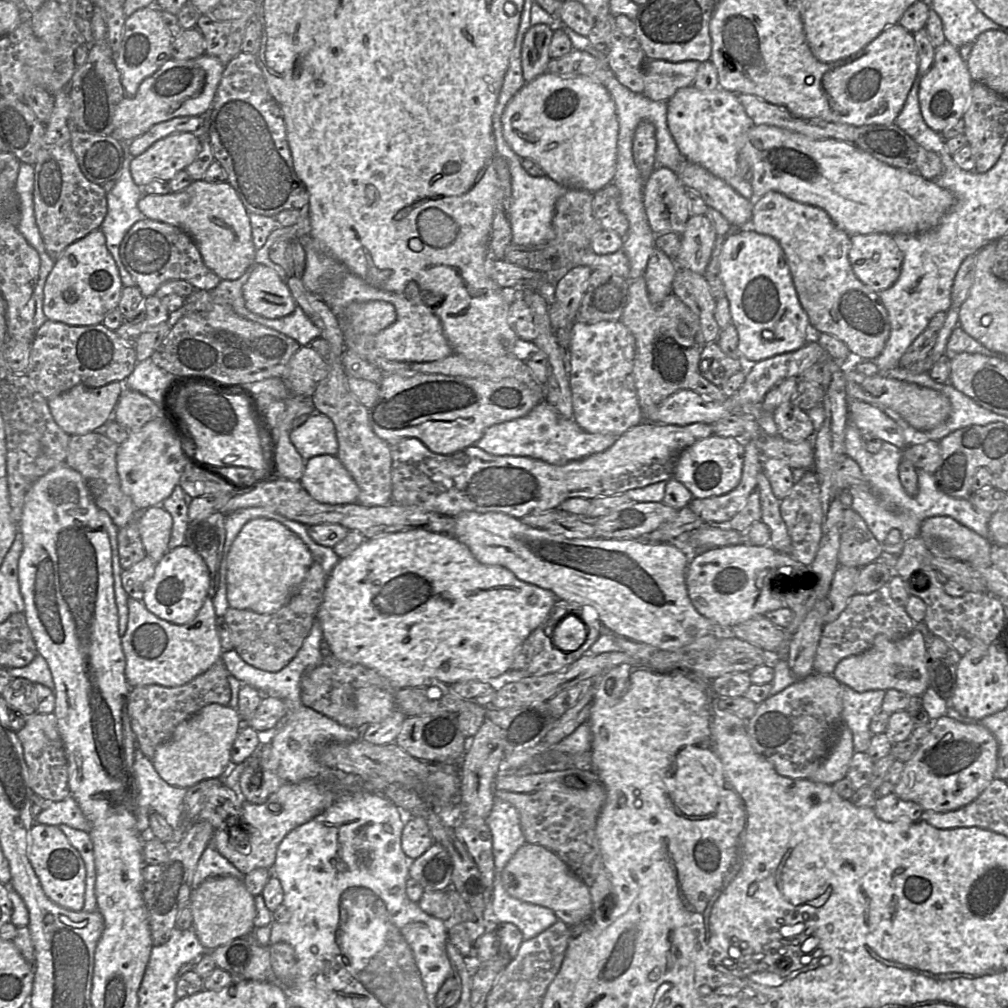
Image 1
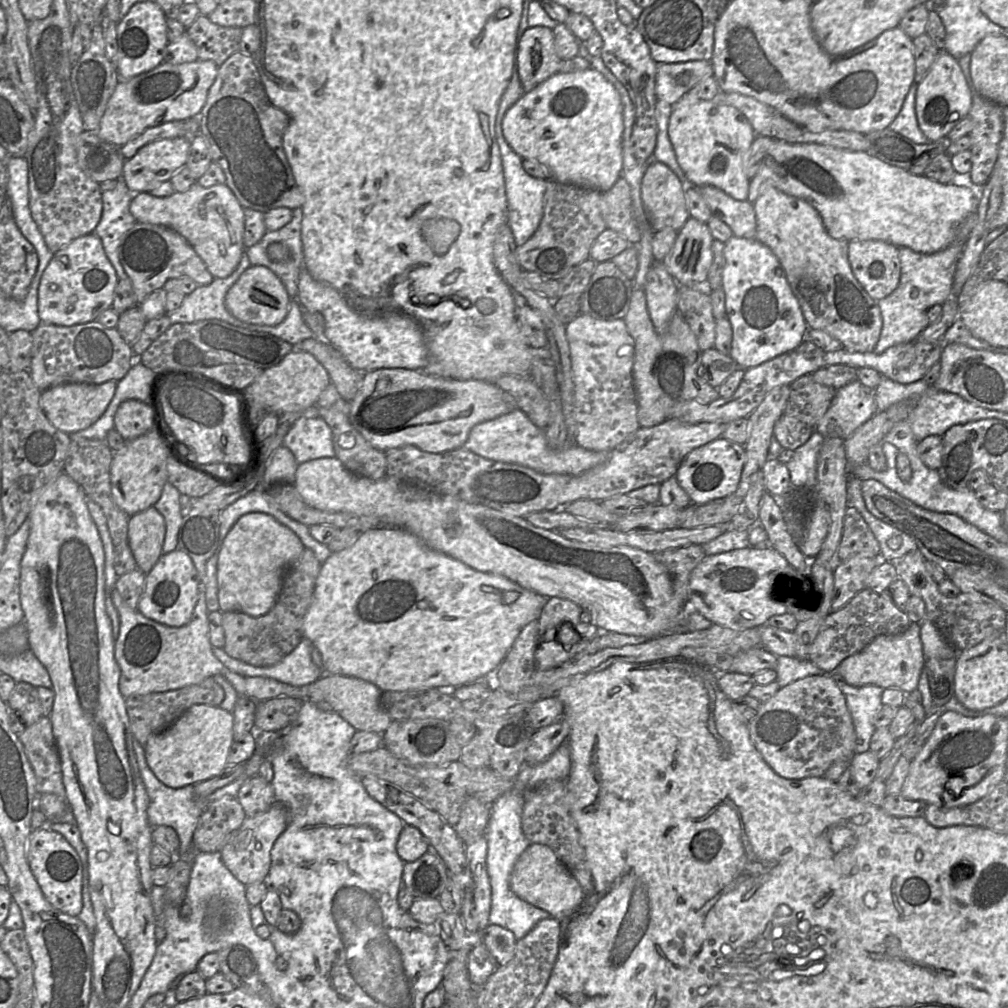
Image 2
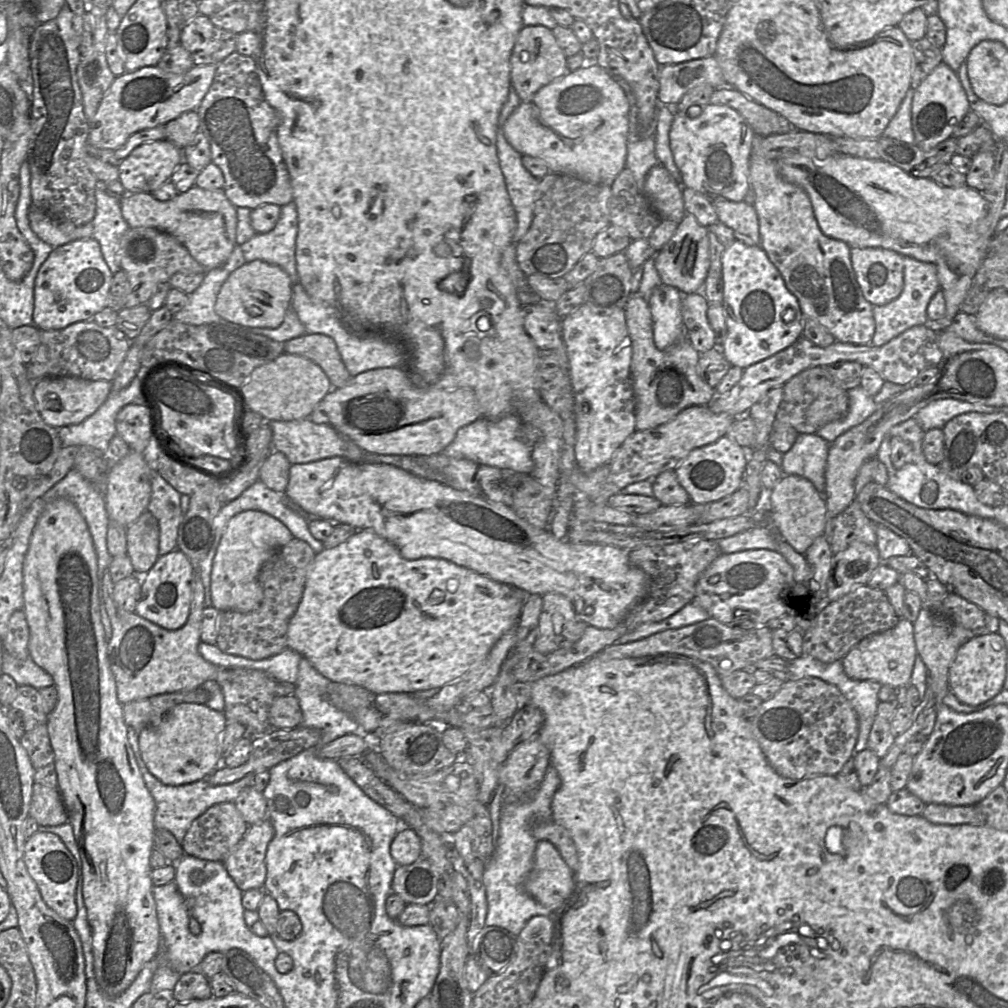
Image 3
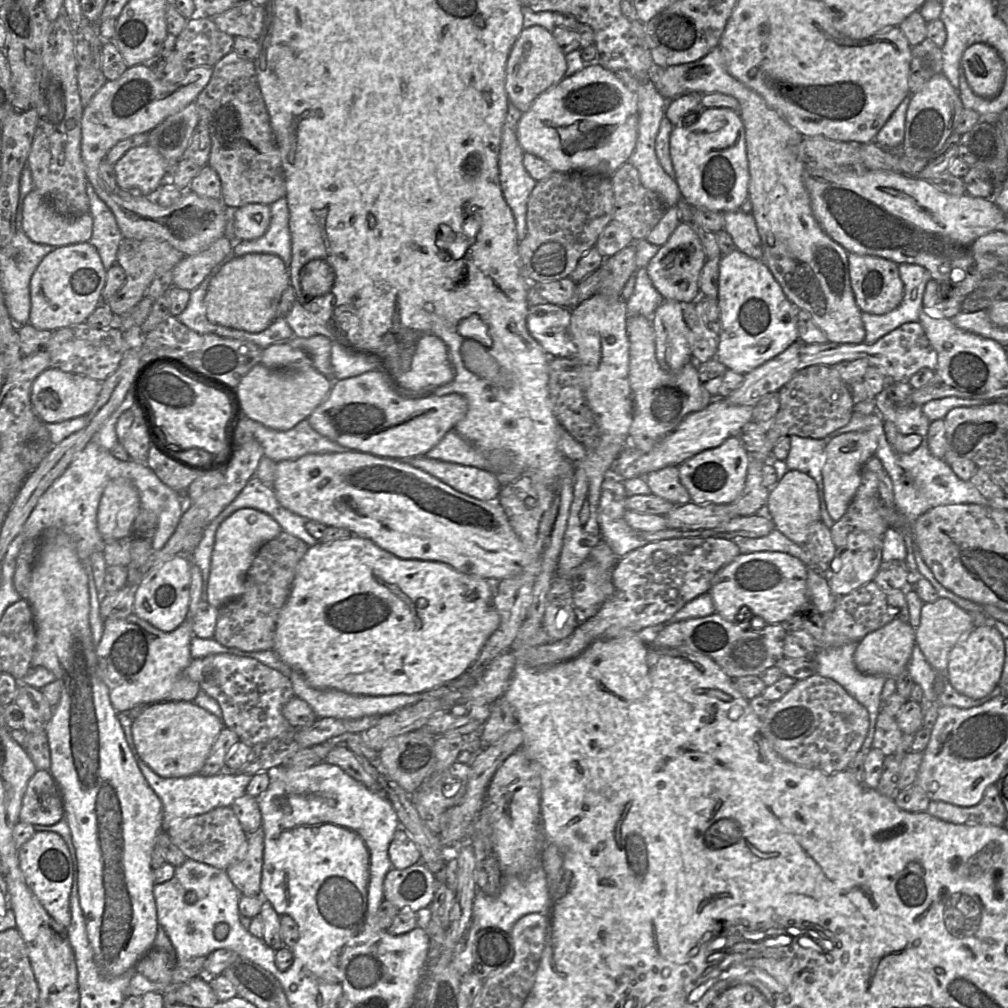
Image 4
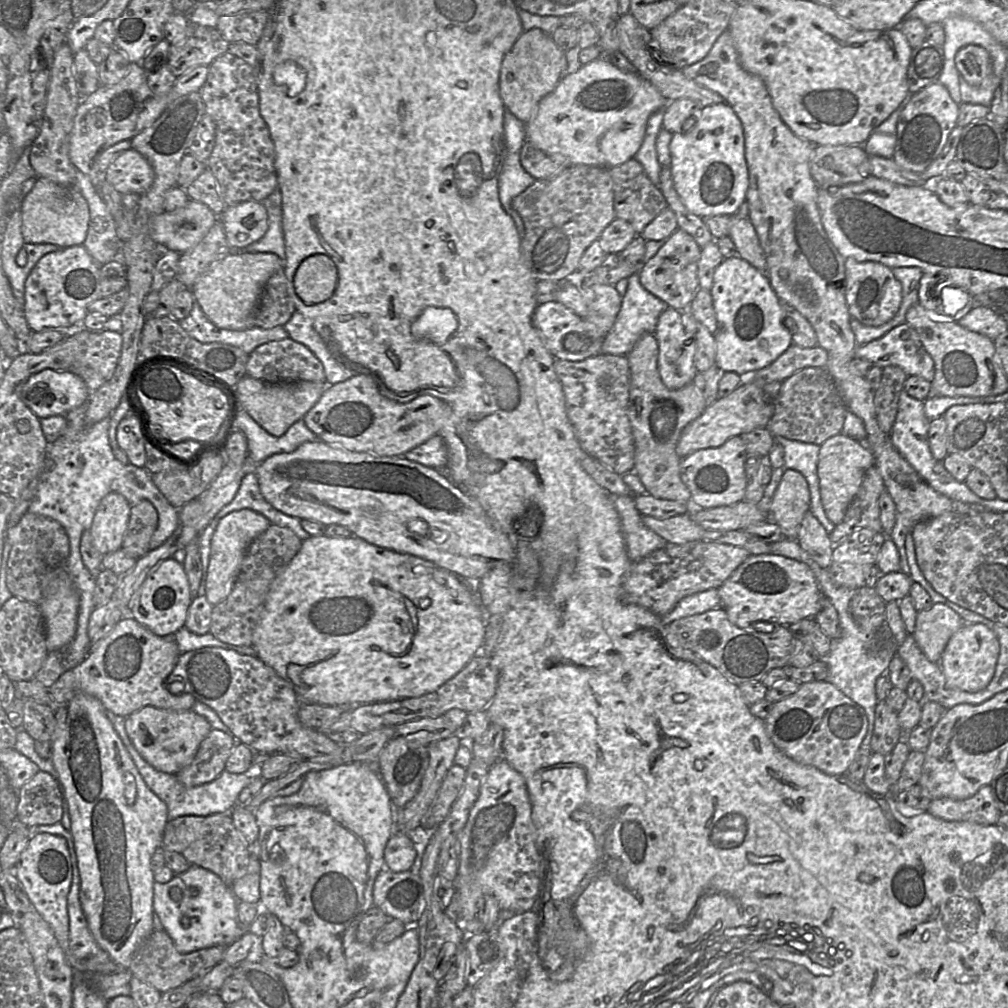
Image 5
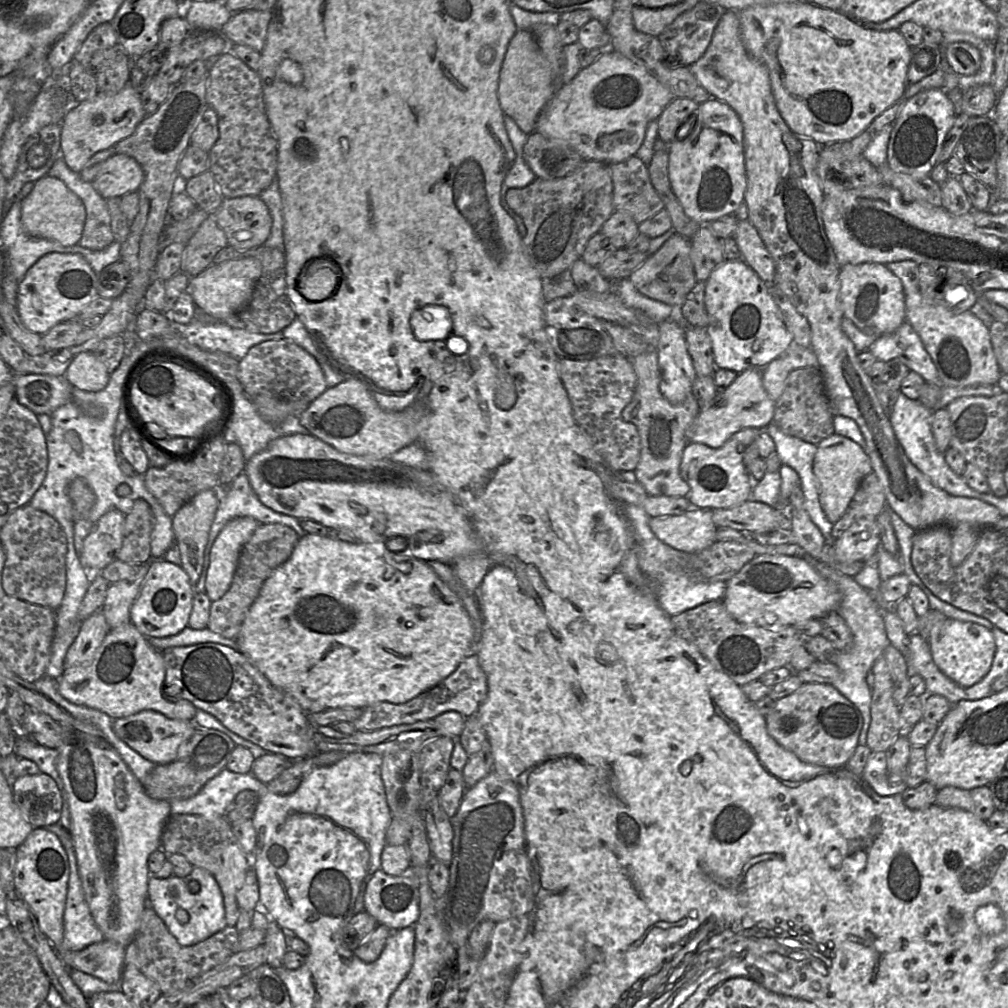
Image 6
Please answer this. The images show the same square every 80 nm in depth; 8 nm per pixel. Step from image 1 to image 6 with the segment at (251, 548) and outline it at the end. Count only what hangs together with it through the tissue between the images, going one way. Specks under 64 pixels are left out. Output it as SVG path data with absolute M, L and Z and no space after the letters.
M251 517L235 518L216 537L205 579L205 593L211 602L220 599L230 588L241 549L259 525Z

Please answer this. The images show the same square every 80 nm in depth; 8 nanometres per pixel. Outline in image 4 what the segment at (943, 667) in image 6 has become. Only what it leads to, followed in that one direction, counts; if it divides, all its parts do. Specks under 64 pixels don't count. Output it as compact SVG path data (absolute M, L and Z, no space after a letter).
M976 626L950 651L946 677L959 693L973 699L987 696L1001 677L1005 647L1001 634L994 626Z

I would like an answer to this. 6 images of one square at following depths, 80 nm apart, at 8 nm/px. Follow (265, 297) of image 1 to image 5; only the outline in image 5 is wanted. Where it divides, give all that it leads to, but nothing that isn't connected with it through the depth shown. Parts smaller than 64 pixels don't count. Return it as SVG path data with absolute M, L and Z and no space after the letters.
M237 251L229 254L198 277L190 288L195 301L206 317L217 327L227 330L246 330L254 326L254 312L268 279L282 267L282 260L273 253Z

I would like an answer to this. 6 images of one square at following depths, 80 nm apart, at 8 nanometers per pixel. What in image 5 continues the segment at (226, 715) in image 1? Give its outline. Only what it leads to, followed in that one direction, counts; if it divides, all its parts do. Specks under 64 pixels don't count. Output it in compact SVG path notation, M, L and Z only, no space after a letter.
M145 706L125 718L125 731L137 752L156 770L167 774L177 774L188 766L211 730L207 719L192 709L174 711Z

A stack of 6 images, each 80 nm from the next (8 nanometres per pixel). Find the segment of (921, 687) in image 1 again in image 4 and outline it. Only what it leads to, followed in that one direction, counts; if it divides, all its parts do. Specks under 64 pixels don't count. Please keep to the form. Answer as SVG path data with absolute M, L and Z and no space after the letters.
M894 618L858 642L854 663L862 673L895 679L907 669L914 646L915 629Z

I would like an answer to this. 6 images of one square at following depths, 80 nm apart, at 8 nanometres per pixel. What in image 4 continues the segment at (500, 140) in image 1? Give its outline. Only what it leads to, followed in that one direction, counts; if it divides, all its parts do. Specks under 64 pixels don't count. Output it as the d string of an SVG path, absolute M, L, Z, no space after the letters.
M511 110L505 127L502 128L499 151L500 186L515 218L519 242L526 236L527 202L537 184L523 165L524 151L517 139L517 125L521 115L520 110Z

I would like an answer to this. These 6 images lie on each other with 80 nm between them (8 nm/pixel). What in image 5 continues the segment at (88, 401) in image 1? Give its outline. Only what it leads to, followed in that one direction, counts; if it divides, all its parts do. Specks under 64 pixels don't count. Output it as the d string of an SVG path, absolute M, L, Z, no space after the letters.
M45 369L21 386L21 399L39 419L65 416L87 402L91 392L73 371Z

